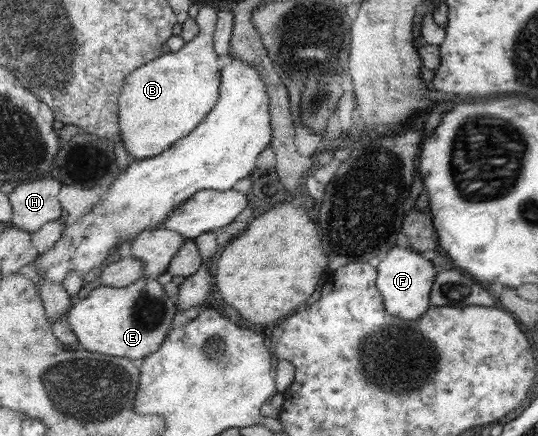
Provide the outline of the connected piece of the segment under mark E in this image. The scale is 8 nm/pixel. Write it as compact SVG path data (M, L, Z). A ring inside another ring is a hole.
M142 276L126 287L100 285L92 290L87 298L78 300L72 306L67 312L67 320L70 329L77 336L81 349L92 353L128 358L139 364L142 360L156 353L163 345L164 338L169 334L172 318L178 312L178 306L179 302L176 302L176 297L166 296L166 292L162 290L162 284L157 279Z

